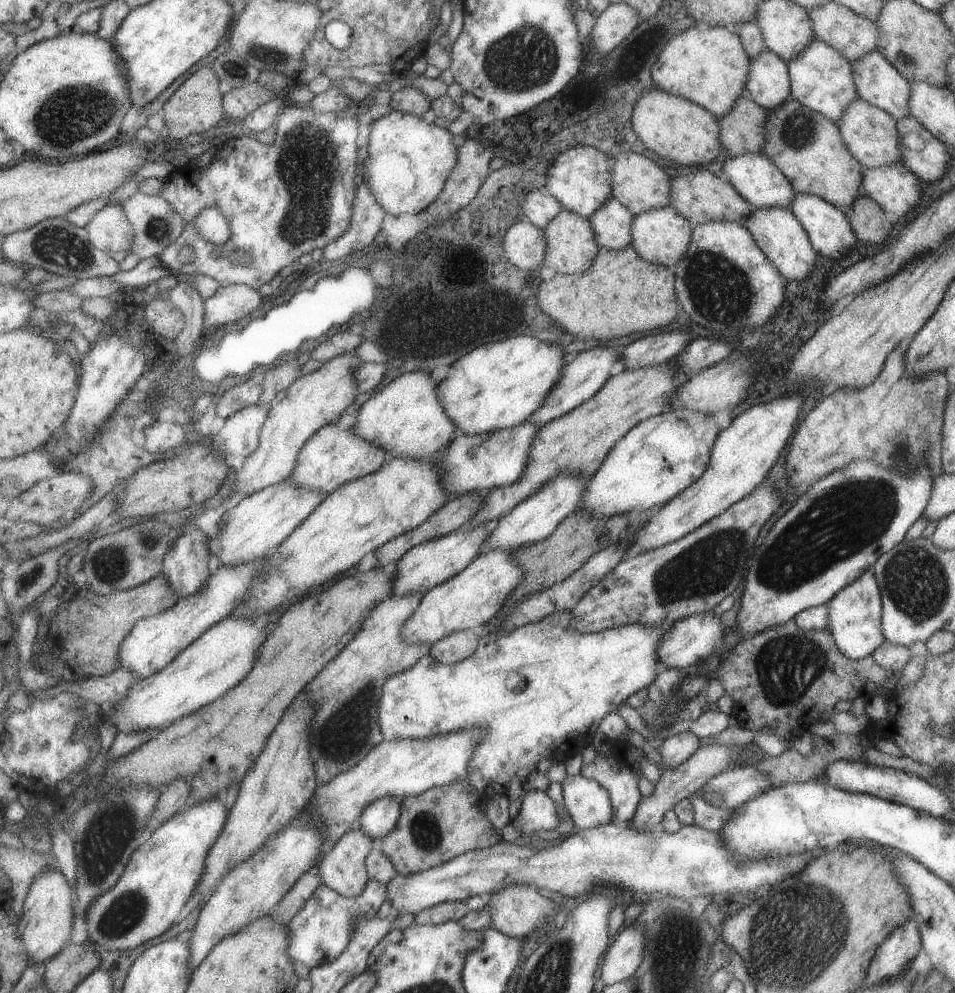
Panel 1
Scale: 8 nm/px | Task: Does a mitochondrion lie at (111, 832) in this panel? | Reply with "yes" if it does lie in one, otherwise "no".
yes

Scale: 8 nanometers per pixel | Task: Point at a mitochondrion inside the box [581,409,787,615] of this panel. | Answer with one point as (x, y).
(703, 569)

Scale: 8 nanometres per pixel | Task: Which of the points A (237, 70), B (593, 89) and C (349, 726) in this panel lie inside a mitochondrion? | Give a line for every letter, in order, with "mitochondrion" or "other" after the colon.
A: mitochondrion
B: other
C: mitochondrion

